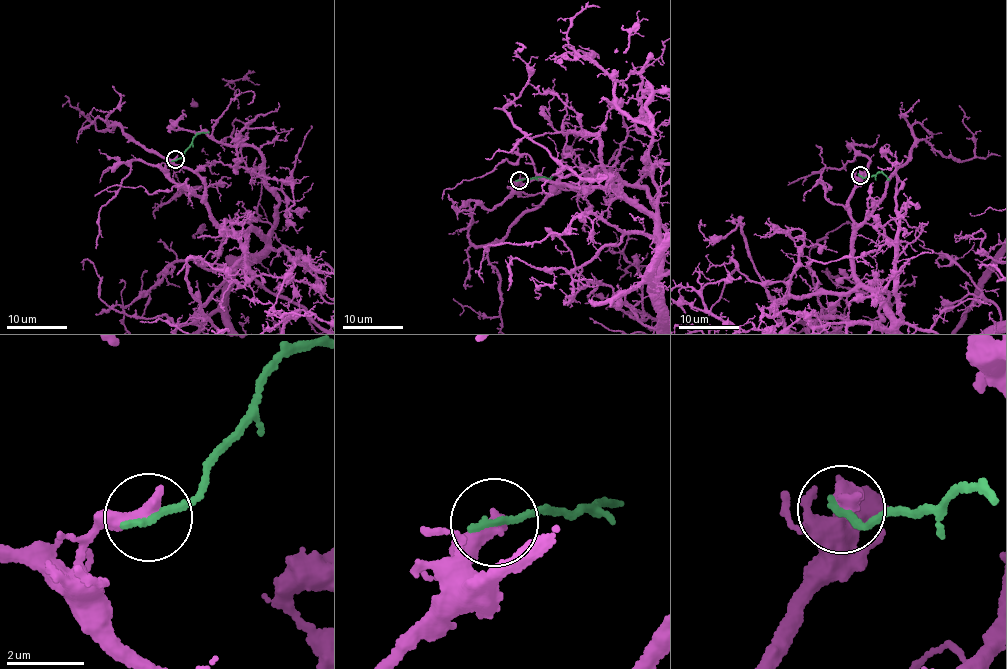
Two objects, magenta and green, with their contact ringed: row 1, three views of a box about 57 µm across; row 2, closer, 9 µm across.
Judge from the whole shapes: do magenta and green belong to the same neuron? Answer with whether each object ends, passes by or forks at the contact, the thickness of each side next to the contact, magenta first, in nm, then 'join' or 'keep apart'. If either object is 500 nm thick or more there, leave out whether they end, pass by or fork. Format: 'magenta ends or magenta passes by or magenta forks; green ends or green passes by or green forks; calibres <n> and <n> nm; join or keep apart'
magenta ends; green ends; calibres 440 and 200 nm; keep apart

